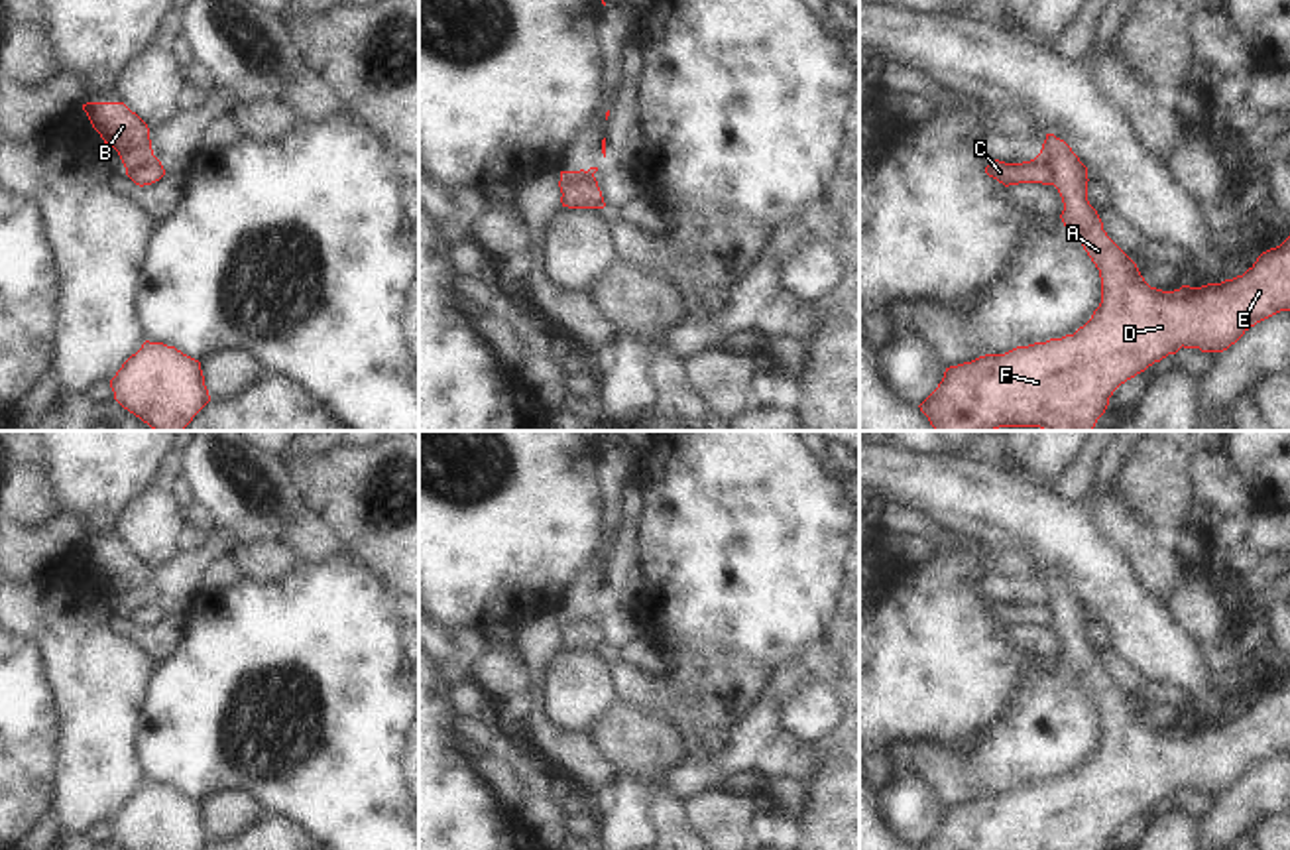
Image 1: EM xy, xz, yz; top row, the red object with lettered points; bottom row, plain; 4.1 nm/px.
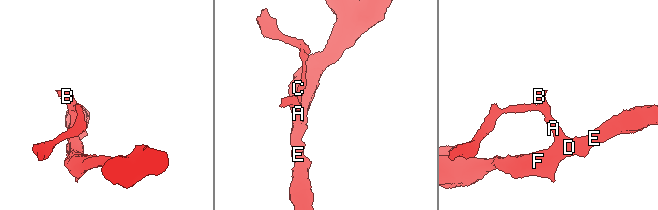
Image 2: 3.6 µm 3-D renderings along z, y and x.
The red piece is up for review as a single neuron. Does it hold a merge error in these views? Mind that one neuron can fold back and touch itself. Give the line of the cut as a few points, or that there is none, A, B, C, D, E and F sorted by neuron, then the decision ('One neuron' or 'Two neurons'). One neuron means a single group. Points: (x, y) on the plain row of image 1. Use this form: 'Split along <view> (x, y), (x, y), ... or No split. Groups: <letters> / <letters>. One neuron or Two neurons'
Split along yz (1039, 595), (1051, 608), (1053, 624). Groups: A B D E F / C. Two neurons

